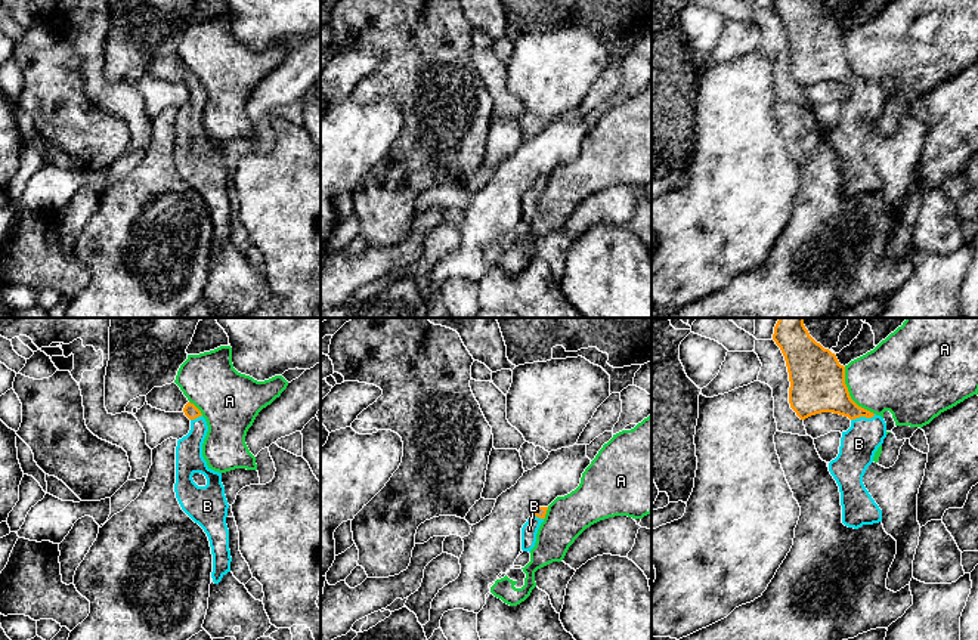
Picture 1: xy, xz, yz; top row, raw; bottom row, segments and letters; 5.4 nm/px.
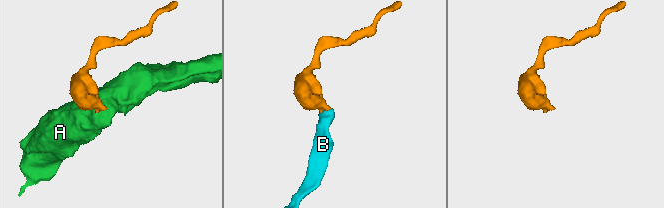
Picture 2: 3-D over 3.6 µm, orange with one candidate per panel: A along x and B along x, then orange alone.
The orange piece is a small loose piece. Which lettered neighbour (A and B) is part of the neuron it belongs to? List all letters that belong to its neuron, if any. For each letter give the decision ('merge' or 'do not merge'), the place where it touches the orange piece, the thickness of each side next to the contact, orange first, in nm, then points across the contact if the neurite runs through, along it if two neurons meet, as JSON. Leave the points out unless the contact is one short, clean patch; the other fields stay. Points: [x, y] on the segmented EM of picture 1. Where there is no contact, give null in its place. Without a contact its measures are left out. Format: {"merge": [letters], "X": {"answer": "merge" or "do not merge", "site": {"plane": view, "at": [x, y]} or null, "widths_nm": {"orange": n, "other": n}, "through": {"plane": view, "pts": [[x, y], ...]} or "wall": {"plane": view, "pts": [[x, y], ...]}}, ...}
{"merge": ["B"], "A": {"answer": "do not merge", "site": {"plane": "yz", "at": [848, 393]}, "widths_nm": {"orange": 300, "other": 360}, "wall": {"plane": "yz", "pts": [[844, 367], [844, 383], [848, 395], [873, 414]]}}, "B": {"answer": "merge", "site": {"plane": "yz", "at": [863, 416]}, "widths_nm": {"orange": 240, "other": 200}, "through": {"plane": "yz", "pts": [[825, 390], [856, 414], [863, 416], [863, 438], [859, 444]]}}}

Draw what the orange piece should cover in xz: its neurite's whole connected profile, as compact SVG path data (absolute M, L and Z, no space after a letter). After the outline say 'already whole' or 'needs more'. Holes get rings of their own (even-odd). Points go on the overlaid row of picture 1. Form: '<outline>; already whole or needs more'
M538 507L522 528L522 550L529 551L535 547L536 534L545 519L548 507Z; needs more

